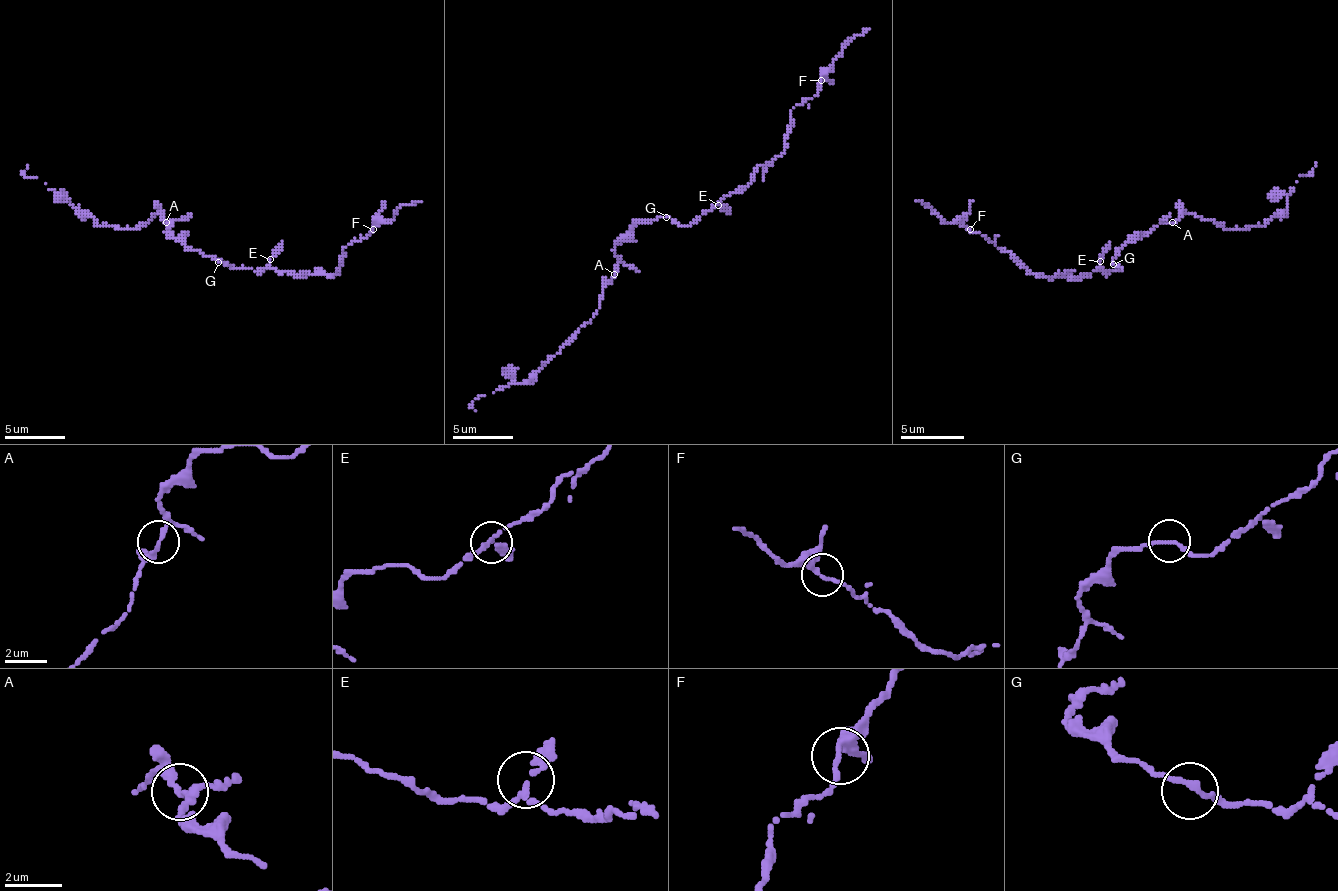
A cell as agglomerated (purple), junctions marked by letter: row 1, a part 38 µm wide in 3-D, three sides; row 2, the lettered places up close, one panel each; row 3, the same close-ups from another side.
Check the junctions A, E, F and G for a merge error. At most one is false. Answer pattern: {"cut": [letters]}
{"cut": []}

